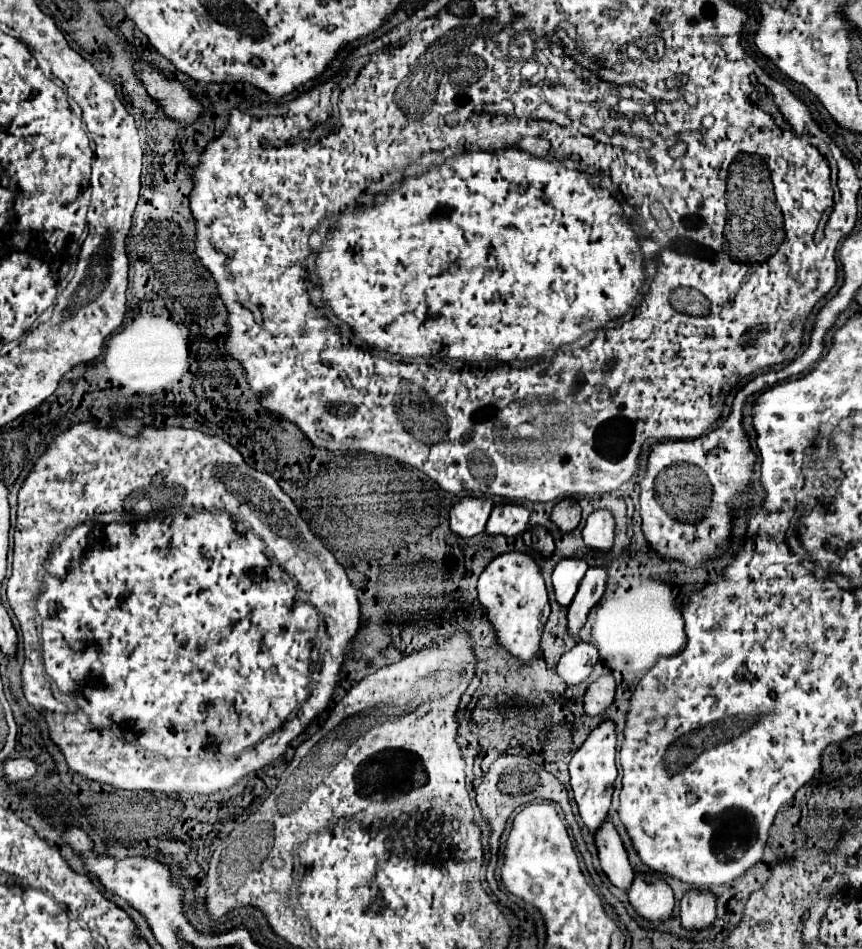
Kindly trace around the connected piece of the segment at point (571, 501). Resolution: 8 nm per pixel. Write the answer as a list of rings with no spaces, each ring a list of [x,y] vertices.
[[[563,498],[555,504],[553,508],[553,514],[551,514],[551,520],[559,526],[561,532],[571,532],[579,526],[581,522],[581,506],[575,498]]]

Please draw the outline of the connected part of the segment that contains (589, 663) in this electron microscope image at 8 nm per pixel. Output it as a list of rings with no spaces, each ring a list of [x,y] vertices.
[[[577,642],[569,652],[561,656],[557,664],[557,674],[565,678],[567,684],[579,684],[591,674],[597,660],[597,648],[593,644]]]

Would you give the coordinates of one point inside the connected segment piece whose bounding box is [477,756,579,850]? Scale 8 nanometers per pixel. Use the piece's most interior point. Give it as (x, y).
(511, 781)

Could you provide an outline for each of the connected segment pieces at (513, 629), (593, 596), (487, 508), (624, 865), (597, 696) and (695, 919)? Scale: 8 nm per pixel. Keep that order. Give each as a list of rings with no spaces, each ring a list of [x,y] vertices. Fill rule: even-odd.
[[[507,552],[497,556],[479,578],[479,602],[489,614],[497,640],[521,662],[539,654],[539,640],[549,616],[549,598],[545,580],[535,558],[523,552]]]
[[[589,566],[585,572],[585,578],[581,580],[581,586],[569,604],[569,634],[579,634],[581,626],[587,620],[589,610],[599,602],[601,594],[605,592],[607,582],[607,566]]]
[[[465,496],[451,506],[451,530],[463,538],[475,536],[485,530],[489,514],[493,510],[491,498]]]
[[[607,818],[601,824],[601,830],[597,830],[595,834],[595,844],[597,844],[597,852],[599,852],[599,862],[603,872],[609,876],[609,880],[617,886],[627,890],[633,882],[633,868],[627,860],[627,852],[623,848],[623,840],[615,830],[615,824],[611,822],[611,818]]]
[[[599,676],[595,682],[589,684],[585,692],[585,710],[589,716],[605,712],[613,704],[615,696],[615,680],[613,676]]]
[[[689,890],[681,898],[681,922],[687,930],[701,930],[713,924],[715,920],[717,898],[711,892]]]

